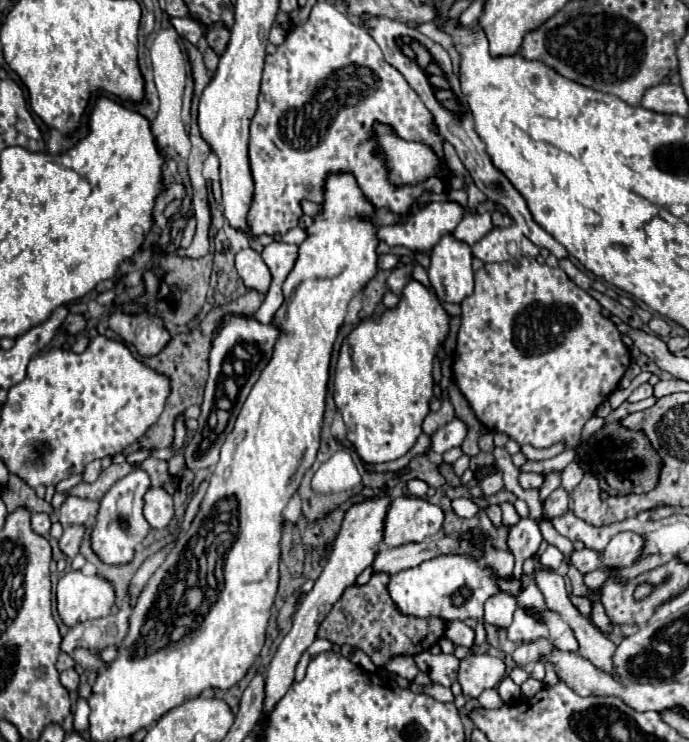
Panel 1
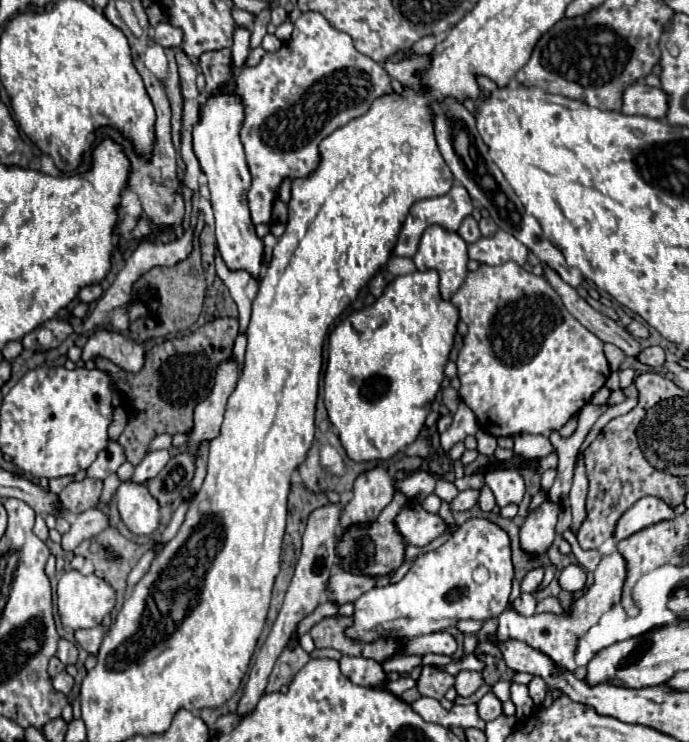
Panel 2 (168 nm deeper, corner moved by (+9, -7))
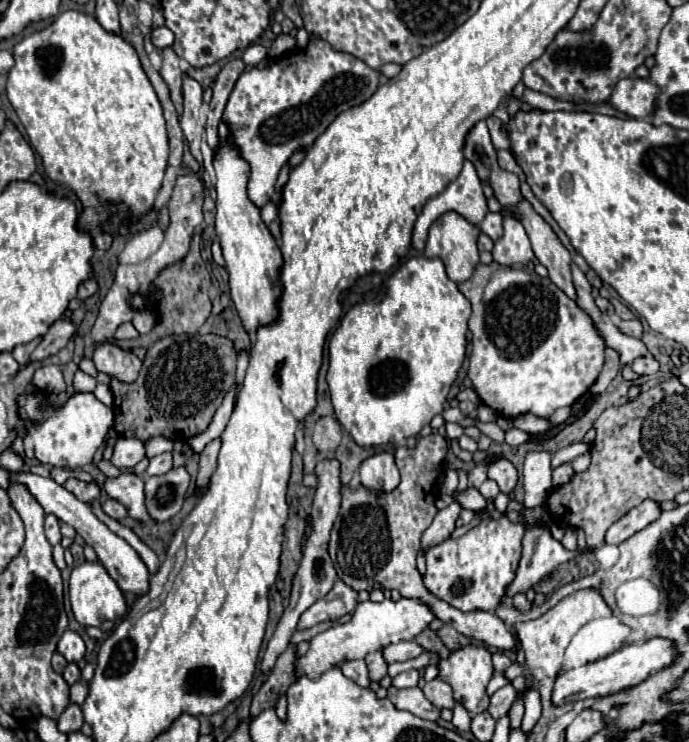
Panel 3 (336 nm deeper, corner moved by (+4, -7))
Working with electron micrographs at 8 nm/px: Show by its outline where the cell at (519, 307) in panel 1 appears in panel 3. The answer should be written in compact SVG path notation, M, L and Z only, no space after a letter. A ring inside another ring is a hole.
M492 262L488 266L478 264L472 278L458 284L458 290L472 304L472 354L468 378L482 404L496 410L498 416L508 420L514 420L520 414L550 418L558 408L572 406L598 380L604 368L606 342L592 318L548 278L540 278L526 266L512 268Z

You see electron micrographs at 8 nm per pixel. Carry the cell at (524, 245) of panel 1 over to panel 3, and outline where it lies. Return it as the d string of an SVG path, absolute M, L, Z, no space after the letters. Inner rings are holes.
M504 218L504 236L494 242L492 258L494 258L494 262L504 264L504 266L528 264L534 258L530 240L528 240L520 220Z

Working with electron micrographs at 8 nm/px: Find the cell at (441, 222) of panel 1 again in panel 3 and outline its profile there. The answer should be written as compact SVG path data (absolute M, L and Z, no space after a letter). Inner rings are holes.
M464 162L464 168L462 168L460 176L458 176L442 194L430 198L430 200L424 204L420 216L418 216L418 220L416 220L416 224L414 224L412 248L420 250L420 252L424 250L426 236L428 236L428 228L432 226L432 222L434 222L436 218L440 218L440 216L446 214L446 212L456 212L456 214L464 216L464 218L466 218L470 224L474 224L474 226L478 226L478 224L484 220L484 216L486 216L486 212L488 212L488 206L486 206L486 198L484 198L484 194L482 194L482 184L480 184L480 180L476 178L476 170L474 170L472 162Z

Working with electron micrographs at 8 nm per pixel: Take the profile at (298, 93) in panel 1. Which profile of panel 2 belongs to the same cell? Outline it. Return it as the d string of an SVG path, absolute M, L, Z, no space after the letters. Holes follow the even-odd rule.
M305 12L293 24L293 36L277 52L267 52L255 68L243 68L235 78L235 94L245 106L241 142L245 146L247 166L253 176L249 190L249 210L253 224L271 224L273 200L283 178L305 178L319 164L319 142L335 128L363 116L375 98L393 92L389 74L365 54L359 54L349 34L335 30L319 12Z

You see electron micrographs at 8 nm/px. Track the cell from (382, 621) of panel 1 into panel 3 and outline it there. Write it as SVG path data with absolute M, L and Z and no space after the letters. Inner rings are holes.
M376 650L376 652L368 654L366 664L368 664L368 670L370 670L370 678L374 682L380 682L388 674L388 664L386 664L386 660L382 656L382 650Z

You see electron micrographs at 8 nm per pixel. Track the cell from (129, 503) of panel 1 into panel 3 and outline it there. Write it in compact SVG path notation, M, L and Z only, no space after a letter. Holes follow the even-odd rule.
M164 452L164 454L158 454L150 460L150 466L146 470L148 476L154 476L154 474L166 474L168 470L172 468L172 452Z

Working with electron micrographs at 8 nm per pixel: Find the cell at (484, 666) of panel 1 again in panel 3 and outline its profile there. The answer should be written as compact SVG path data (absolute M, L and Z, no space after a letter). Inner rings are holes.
M480 646L454 650L450 658L440 662L440 678L452 686L454 698L472 714L480 714L488 708L486 686L492 676L490 652Z

